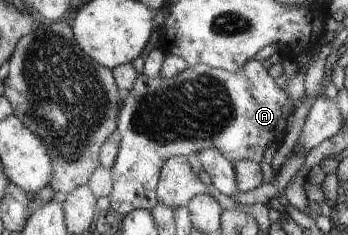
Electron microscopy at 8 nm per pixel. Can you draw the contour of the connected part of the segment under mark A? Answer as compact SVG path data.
M254 58L248 60L243 70L234 73L222 68L210 67L209 65L203 63L193 65L192 67L188 66L185 70L183 70L183 72L177 74L177 76L168 79L162 77L160 74L156 77L150 77L141 73L135 79L133 88L123 97L120 106L119 121L116 127L117 132L120 134L120 145L115 162L111 168L114 178L113 190L108 196L111 208L113 208L115 212L119 212L121 216L125 216L131 211L135 211L137 209L150 211L153 207L155 207L159 203L159 198L156 196L156 188L159 186L160 172L163 170L166 160L169 160L174 156L185 155L187 157L187 155L191 154L192 151L201 152L205 149L216 148L219 149L233 163L240 160L252 160L260 163L263 158L263 153L267 150L267 148L275 143L279 146L283 142L283 136L285 136L286 133L287 117L295 111L299 105L300 100L292 101L289 96L287 96L287 93L281 89L277 83L275 83L274 77L267 69L267 64L257 61Z

